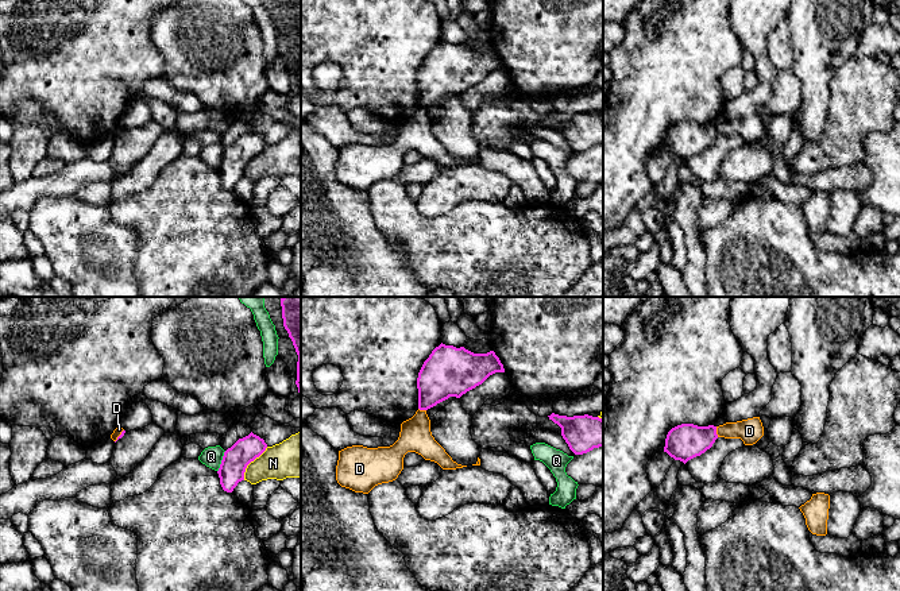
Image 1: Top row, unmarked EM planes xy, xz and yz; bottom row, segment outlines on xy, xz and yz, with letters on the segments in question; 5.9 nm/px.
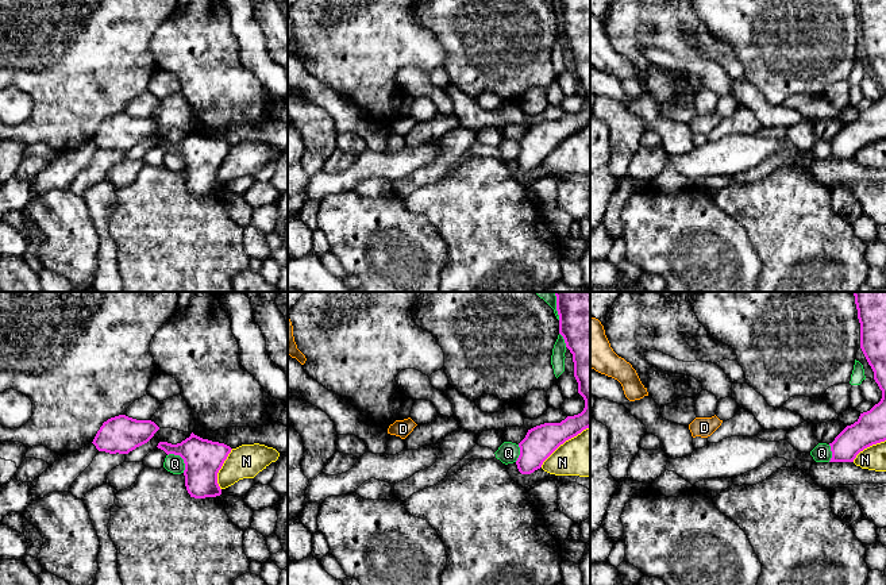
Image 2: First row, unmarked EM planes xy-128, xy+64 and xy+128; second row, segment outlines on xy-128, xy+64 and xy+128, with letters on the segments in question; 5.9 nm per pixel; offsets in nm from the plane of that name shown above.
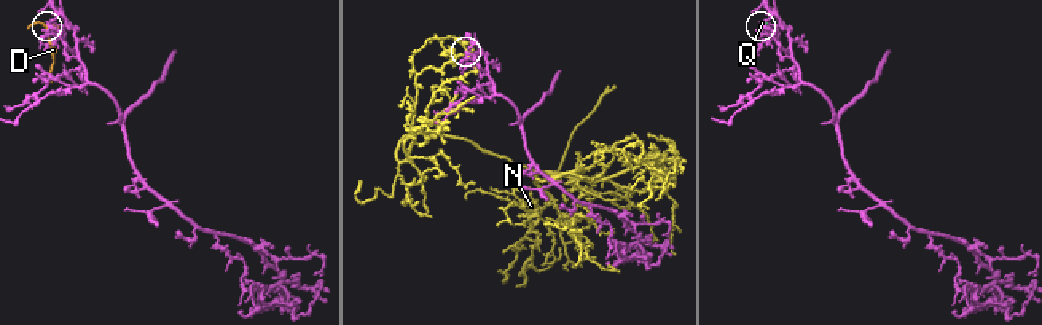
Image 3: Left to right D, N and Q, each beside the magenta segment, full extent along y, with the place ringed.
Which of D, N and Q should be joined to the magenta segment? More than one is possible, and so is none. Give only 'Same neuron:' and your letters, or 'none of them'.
Same neuron: none of them

